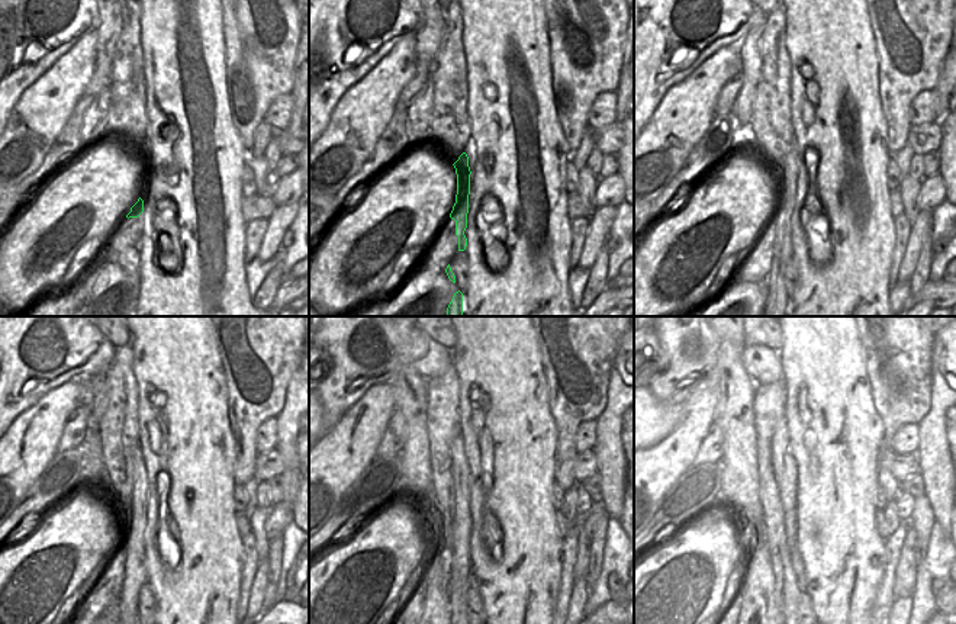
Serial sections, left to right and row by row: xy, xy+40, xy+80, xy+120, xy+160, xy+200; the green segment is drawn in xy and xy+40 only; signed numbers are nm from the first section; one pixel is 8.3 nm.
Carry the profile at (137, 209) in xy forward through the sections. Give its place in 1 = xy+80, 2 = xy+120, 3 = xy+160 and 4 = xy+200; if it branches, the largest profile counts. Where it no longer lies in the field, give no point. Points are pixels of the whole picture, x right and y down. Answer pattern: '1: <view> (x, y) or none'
1: xy+80 (788, 180)
2: xy+120 (135, 575)
3: xy+160 (460, 575)
4: xy+200 (784, 463)

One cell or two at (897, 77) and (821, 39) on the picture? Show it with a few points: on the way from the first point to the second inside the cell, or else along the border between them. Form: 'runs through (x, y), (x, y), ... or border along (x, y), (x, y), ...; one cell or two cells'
border along (872, 35), (878, 57), (879, 103); two cells

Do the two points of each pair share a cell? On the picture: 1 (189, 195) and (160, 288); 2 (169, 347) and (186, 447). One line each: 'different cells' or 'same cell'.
1: same cell
2: same cell

